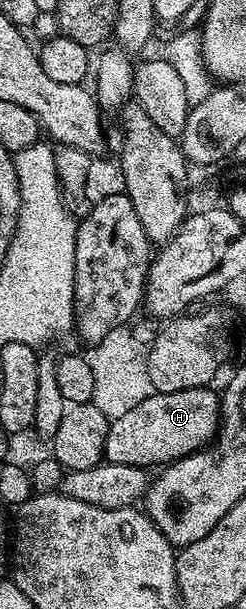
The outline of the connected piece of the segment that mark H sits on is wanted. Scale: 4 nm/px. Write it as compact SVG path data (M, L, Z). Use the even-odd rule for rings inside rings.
M213 387L155 393L131 411L109 422L104 460L111 465L164 467L181 457L206 448L217 436L221 416L218 390Z

